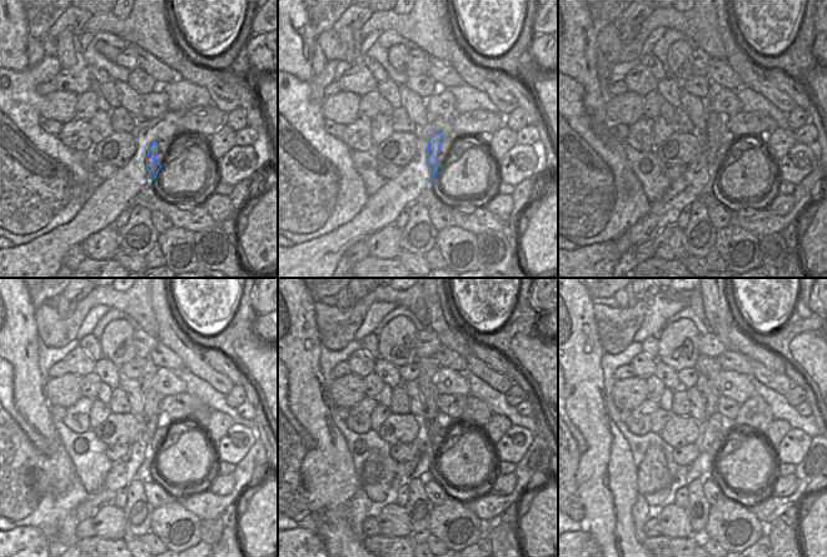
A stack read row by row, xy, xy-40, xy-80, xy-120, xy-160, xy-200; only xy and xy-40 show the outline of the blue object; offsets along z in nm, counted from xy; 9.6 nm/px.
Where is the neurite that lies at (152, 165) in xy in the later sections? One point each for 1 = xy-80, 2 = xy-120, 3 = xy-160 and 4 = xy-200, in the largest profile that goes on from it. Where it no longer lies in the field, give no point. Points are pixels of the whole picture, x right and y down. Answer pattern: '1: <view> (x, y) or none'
1: xy-80 (715, 132)
2: xy-120 (152, 416)
3: xy-160 (428, 367)
4: xy-200 (707, 368)

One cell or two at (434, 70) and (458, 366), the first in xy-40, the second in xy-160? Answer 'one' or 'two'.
one

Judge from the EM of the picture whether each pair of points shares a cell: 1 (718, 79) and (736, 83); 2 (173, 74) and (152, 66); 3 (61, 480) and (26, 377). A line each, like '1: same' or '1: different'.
1: same
2: same
3: same

